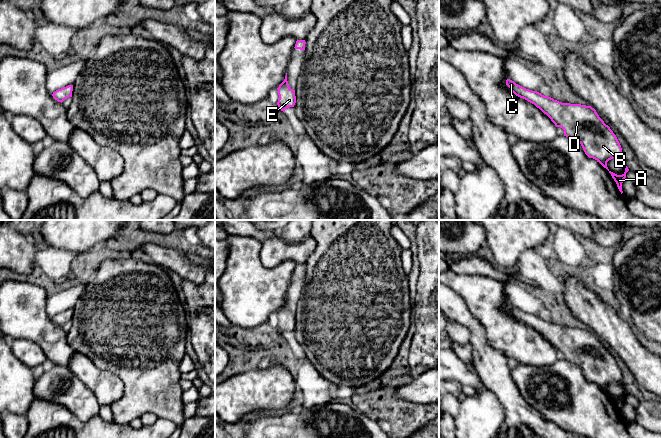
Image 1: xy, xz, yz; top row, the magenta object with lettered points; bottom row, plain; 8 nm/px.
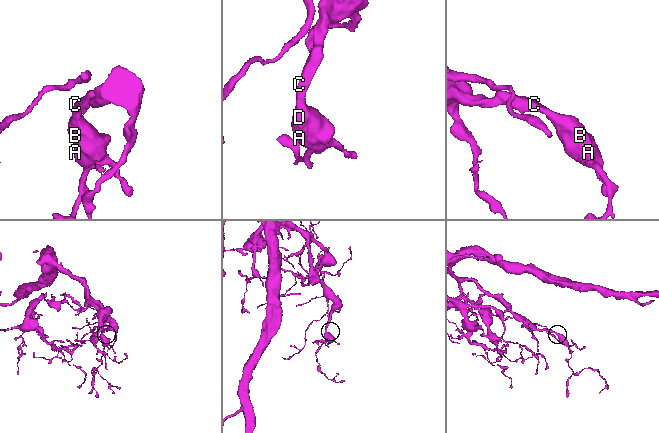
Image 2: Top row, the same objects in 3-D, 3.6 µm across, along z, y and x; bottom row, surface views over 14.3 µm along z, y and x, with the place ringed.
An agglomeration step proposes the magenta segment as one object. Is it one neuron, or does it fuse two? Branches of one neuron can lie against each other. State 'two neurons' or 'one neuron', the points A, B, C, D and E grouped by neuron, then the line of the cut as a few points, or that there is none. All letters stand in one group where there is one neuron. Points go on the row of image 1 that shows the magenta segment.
one neuron | A B C D E | no cut

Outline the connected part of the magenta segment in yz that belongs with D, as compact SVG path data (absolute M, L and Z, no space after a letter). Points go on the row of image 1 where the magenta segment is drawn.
M510 79L506 80L506 85L516 96L527 100L528 102L534 104L537 108L539 108L544 114L546 114L551 119L551 121L555 124L556 127L562 128L564 130L564 136L568 137L571 140L579 142L585 154L589 158L595 159L609 171L612 178L616 182L619 191L621 192L621 194L623 193L622 183L626 178L626 173L629 171L628 167L625 164L625 172L622 175L617 175L611 172L607 167L607 162L609 160L613 158L623 159L621 145L616 135L613 133L610 127L606 125L604 121L599 117L594 108L592 108L591 106L581 104L559 102L551 97L544 96L537 91L531 91L529 89L526 89L516 84L514 81Z

